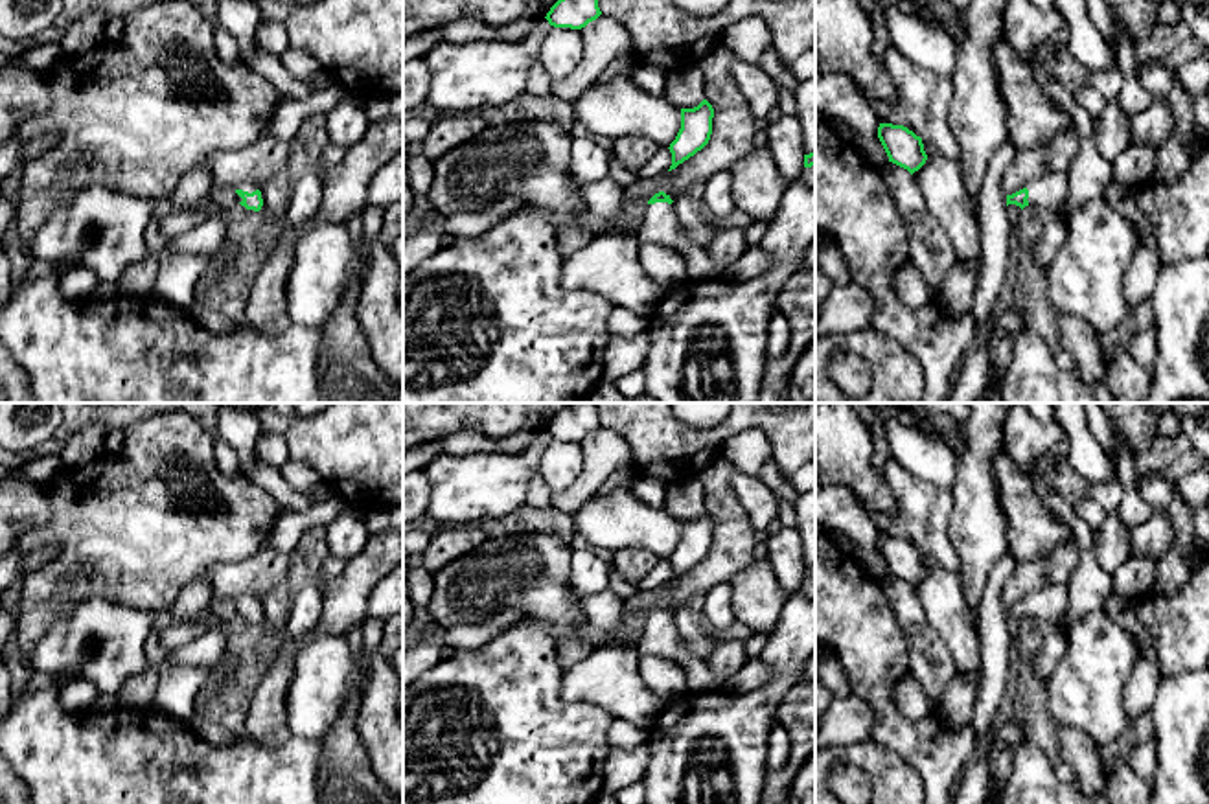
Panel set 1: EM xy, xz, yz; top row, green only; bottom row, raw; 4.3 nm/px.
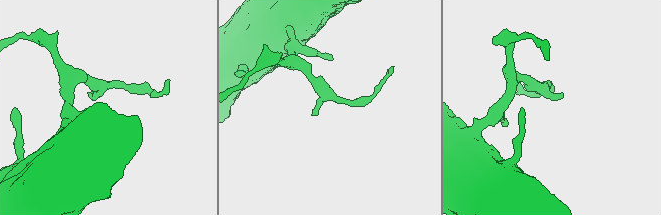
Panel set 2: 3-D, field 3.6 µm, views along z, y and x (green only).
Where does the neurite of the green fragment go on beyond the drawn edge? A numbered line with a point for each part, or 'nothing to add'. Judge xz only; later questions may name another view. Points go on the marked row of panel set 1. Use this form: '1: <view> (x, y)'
1: xz (659, 225)

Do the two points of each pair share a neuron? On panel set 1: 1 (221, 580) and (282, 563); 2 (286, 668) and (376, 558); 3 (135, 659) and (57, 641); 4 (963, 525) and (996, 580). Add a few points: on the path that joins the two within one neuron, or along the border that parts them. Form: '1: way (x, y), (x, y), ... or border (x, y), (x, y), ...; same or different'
1: way (236, 580), (256, 576), (267, 569); same
2: way (300, 641), (315, 633), (345, 604), (352, 587); same
3: way (116, 646), (94, 628), (76, 641); same
4: border (1009, 551), (994, 563), (976, 611); different

